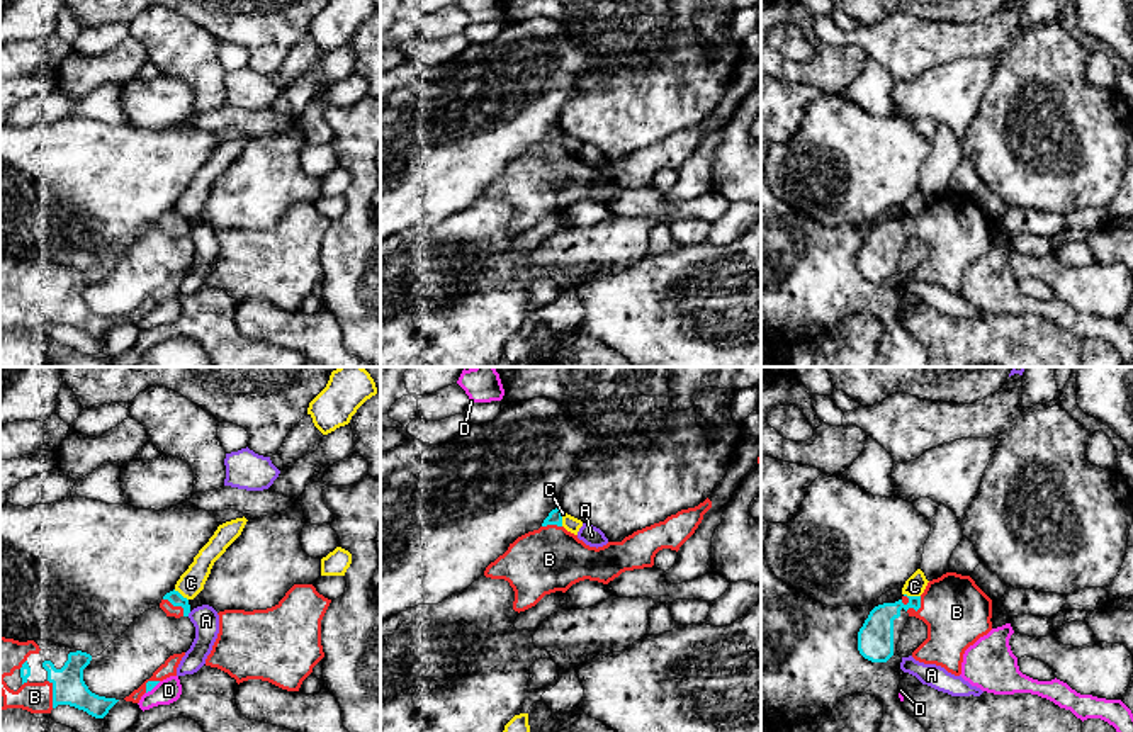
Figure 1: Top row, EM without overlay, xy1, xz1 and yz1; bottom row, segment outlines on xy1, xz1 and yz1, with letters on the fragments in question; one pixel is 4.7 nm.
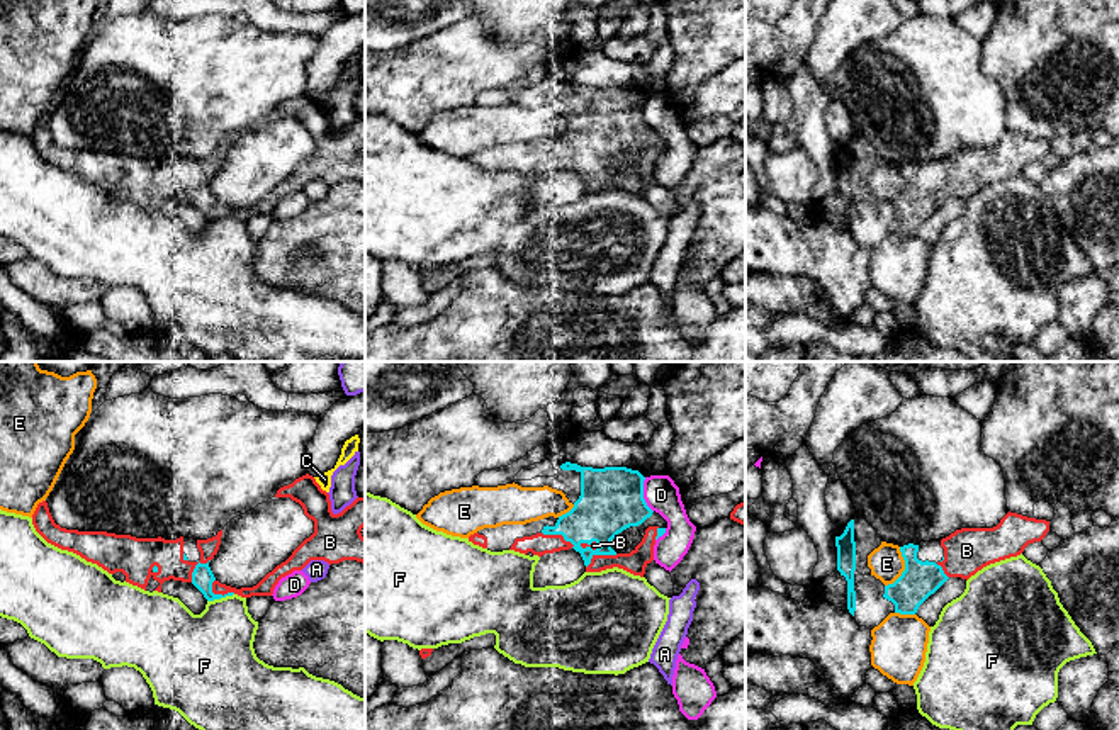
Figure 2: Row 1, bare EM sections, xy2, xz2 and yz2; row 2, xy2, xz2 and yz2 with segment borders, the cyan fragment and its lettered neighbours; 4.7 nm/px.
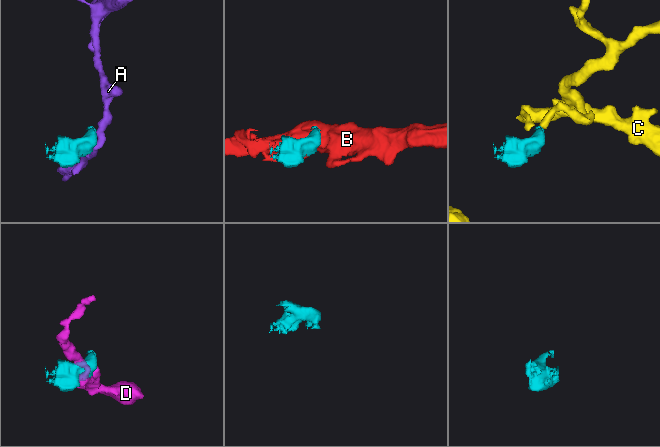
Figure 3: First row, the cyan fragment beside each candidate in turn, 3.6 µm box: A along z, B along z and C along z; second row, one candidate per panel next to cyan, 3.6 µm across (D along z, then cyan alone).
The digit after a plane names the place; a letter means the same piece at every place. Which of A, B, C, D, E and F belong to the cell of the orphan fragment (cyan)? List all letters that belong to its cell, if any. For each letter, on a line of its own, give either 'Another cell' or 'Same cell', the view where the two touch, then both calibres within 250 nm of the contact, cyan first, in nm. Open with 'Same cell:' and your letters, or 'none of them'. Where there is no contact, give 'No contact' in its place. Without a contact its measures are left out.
Same cell: B
A: Another cell. Touches cyan in xy1. Thickness 70 nm (cyan) against 130 nm
B: Same cell. Touches cyan in xz2. Thickness 280 nm (cyan) against 100 nm
C: Another cell. Touches cyan in yz1. Thickness 160 nm (cyan) against 100 nm
D: Another cell. Touches cyan in xz2. Thickness 300 nm (cyan) against 160 nm
E: Another cell. Touches cyan in yz2. Thickness 170 nm (cyan) against 160 nm
F: Another cell. Touches cyan in xy2. Thickness 110 nm (cyan) against 360 nm

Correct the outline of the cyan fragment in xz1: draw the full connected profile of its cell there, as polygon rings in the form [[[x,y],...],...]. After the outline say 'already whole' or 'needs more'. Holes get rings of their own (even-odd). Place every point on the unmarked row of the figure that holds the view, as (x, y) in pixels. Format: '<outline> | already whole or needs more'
[[[707,117],[698,126],[637,149],[622,161],[596,168],[562,146],[564,129],[559,126],[538,149],[510,163],[508,170],[486,187],[484,195],[510,202],[515,211],[513,229],[520,233],[535,226],[545,214],[566,212],[579,200],[608,204],[625,190],[652,187],[659,170],[679,170],[710,127],[712,121]]] | needs more

